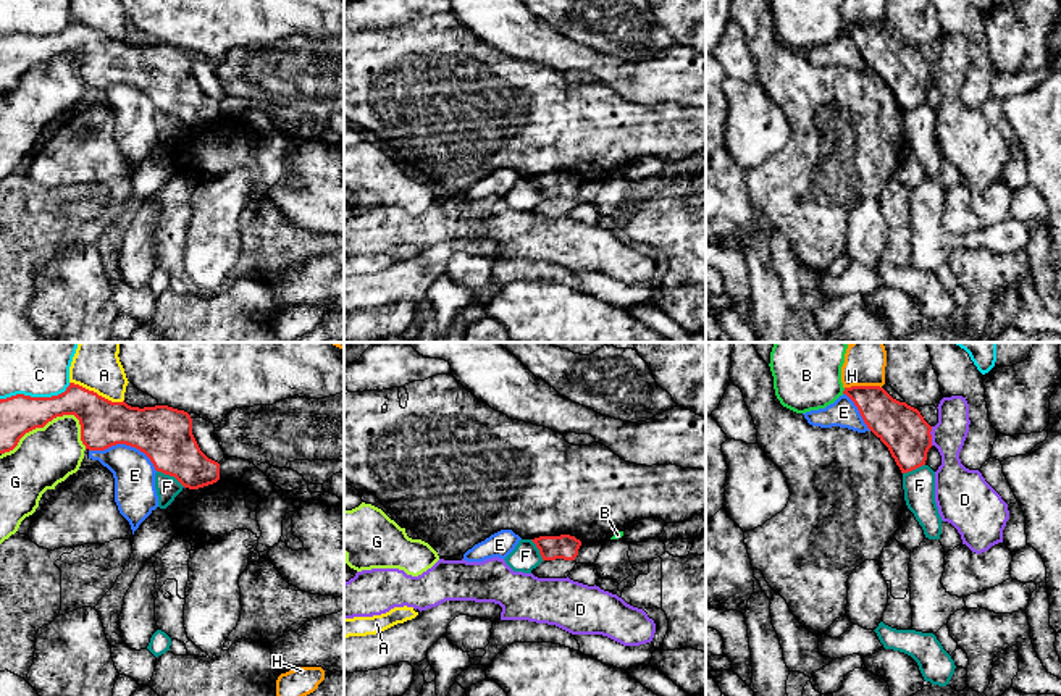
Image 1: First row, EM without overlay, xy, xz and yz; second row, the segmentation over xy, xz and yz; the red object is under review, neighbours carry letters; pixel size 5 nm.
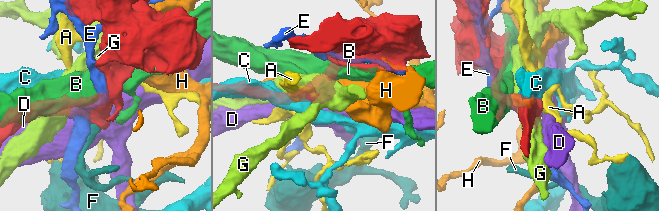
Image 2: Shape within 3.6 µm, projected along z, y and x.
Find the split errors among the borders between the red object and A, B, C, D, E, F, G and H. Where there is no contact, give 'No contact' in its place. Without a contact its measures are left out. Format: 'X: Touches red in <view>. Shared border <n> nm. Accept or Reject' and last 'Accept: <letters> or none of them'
A: Touches red in xy. Shared border 280 nm. Reject
B: Touches red in yz. Shared border 40 nm. Reject
C: Touches red in xy. Shared border 360 nm. Reject
D: Touches red in yz. Shared border 100 nm. Reject
E: Touches red in xy. Shared border 360 nm. Reject
F: Touches red in xy. Shared border 170 nm. Reject
G: Touches red in xy. Shared border 420 nm. Reject
H: Touches red in yz. Shared border 180 nm. Reject
Accept: none of them

